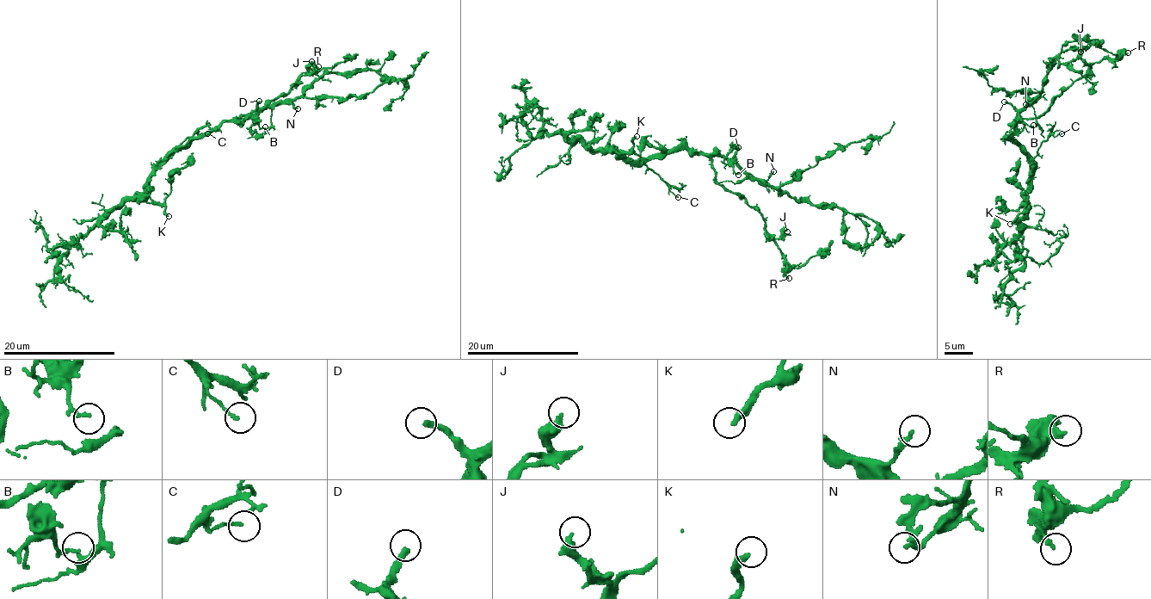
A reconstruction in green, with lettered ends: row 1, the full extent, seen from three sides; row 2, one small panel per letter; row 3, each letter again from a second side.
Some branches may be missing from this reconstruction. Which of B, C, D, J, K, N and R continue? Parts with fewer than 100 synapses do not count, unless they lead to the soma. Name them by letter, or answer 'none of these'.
D

